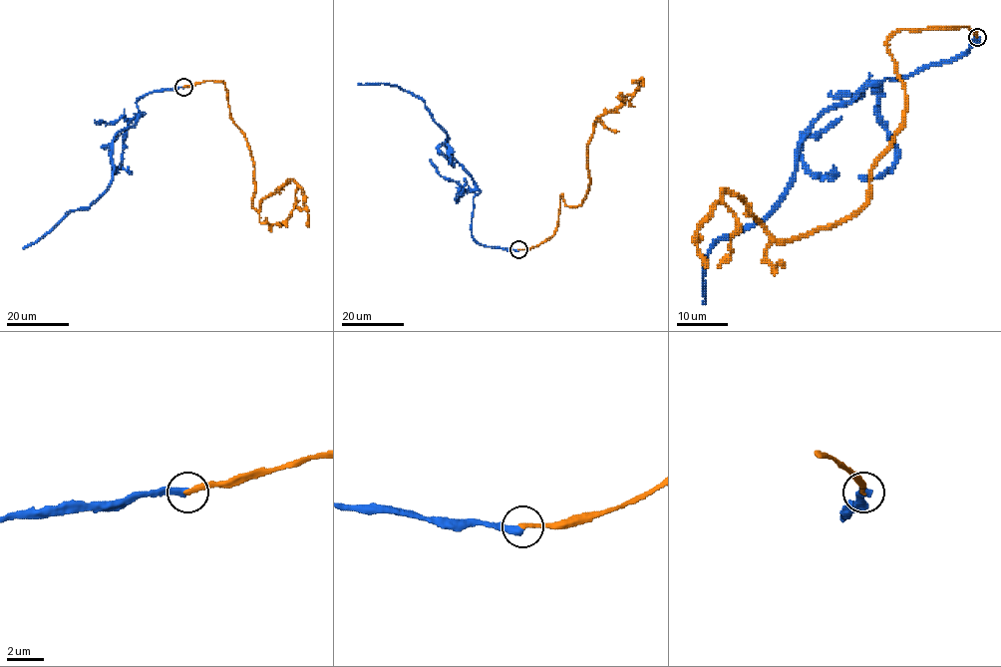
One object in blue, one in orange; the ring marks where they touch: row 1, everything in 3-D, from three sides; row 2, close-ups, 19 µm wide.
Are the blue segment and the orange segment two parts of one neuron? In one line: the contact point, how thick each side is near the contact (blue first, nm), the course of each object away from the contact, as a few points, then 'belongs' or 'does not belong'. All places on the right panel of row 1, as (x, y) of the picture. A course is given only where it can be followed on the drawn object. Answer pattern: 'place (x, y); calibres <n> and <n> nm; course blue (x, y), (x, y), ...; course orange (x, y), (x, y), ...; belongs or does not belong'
place (977, 37); calibres 400 and 240 nm; course blue (977, 38), (952, 61), (876, 81), (832, 106), (801, 143), (783, 199), (764, 218), (715, 242), (703, 303); course orange (977, 38), (898, 30), (887, 52), (905, 115), (869, 197), (779, 241), (722, 191), (738, 228), (717, 267); does not belong

